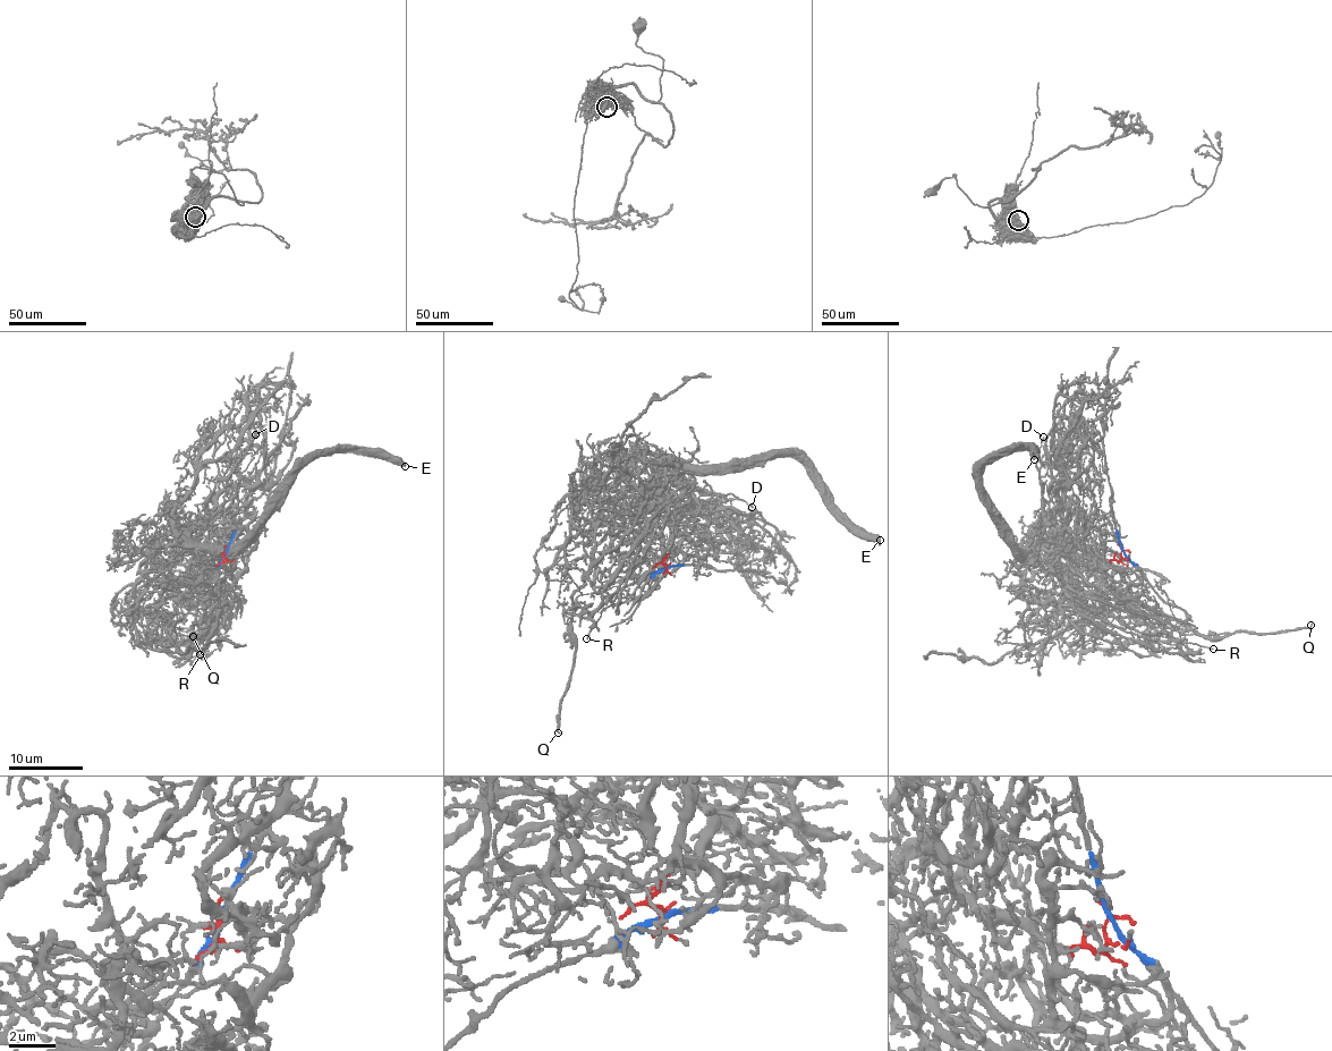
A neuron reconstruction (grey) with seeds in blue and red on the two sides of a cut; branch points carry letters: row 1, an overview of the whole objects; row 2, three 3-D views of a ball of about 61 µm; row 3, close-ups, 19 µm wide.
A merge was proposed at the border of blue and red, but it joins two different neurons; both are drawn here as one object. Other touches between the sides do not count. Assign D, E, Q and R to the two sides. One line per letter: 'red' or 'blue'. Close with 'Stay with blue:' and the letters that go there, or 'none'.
D: red
E: red
Q: blue
R: red
Stay with blue: Q

